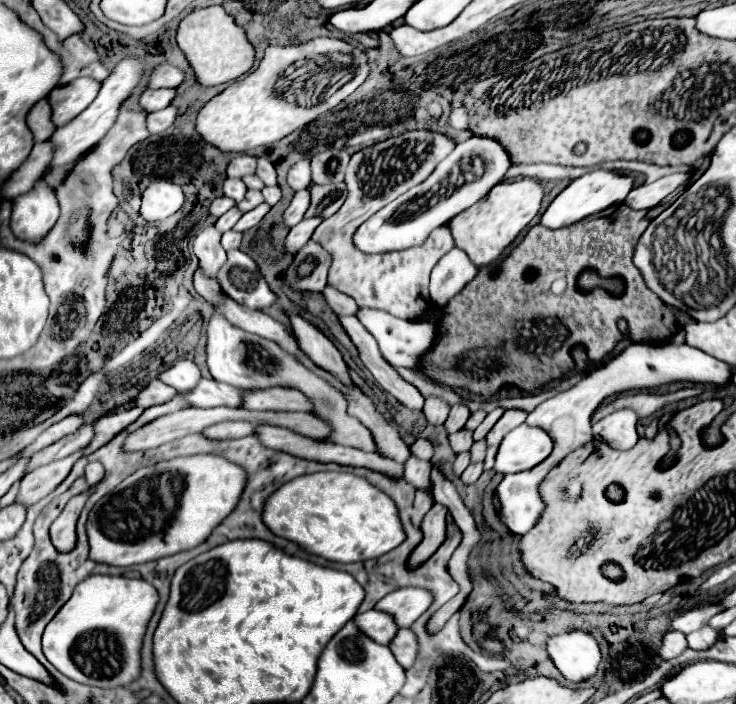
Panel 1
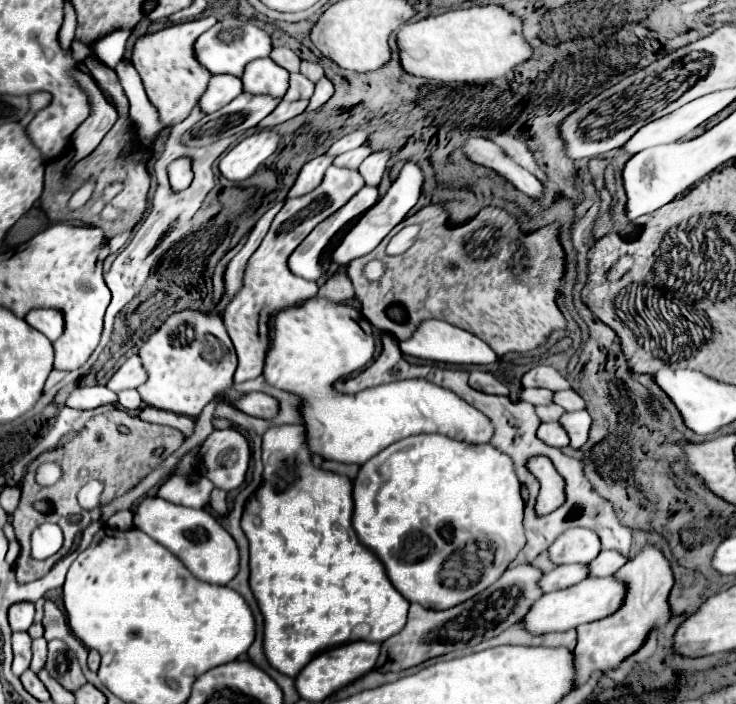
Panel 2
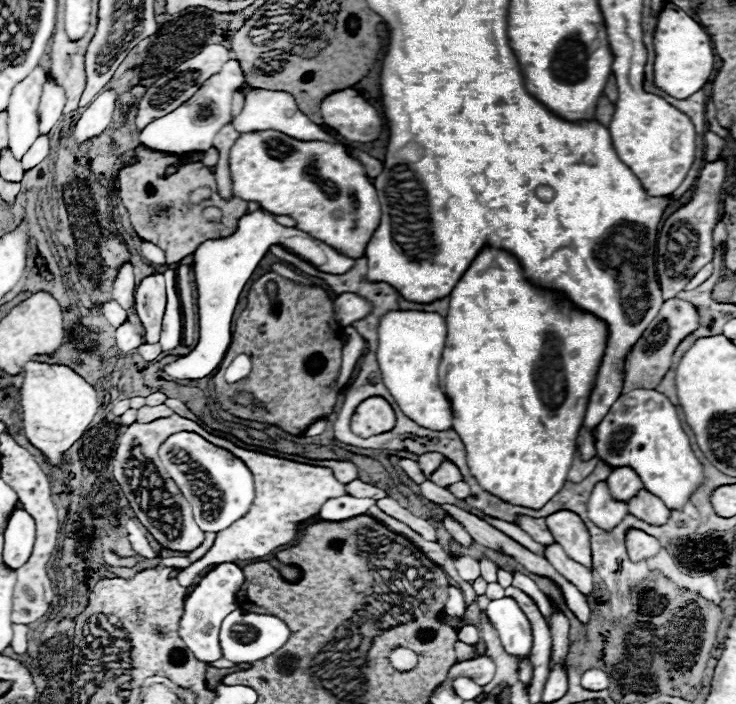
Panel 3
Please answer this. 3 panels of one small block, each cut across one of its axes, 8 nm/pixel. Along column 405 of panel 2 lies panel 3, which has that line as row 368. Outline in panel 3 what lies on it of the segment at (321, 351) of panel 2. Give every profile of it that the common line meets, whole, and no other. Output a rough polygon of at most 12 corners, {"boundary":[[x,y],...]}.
{"boundary":[[388,312],[382,380],[418,426],[452,428],[438,384],[446,320]]}

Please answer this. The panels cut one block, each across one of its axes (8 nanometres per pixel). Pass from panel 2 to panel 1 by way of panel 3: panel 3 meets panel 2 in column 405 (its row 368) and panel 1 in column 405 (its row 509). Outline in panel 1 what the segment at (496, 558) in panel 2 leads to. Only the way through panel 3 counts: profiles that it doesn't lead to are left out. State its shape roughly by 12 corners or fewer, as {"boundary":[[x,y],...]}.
{"boundary":[[316,472],[266,502],[276,536],[342,564],[406,540],[366,478]]}

